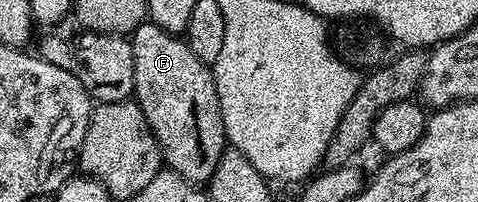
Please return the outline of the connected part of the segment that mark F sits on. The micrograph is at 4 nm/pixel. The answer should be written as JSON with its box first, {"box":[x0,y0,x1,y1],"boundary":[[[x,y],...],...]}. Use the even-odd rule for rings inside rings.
{"box":[129,21,229,184],"boundary":[[[145,21],[138,26],[133,33],[129,35],[129,41],[133,48],[133,72],[135,73],[135,92],[133,95],[134,101],[138,102],[141,112],[145,116],[145,120],[149,120],[149,128],[153,132],[153,136],[159,142],[159,147],[163,153],[164,163],[175,173],[180,174],[183,179],[192,184],[207,184],[210,183],[213,172],[217,168],[217,164],[221,160],[223,151],[228,149],[229,143],[227,140],[227,133],[223,127],[221,120],[221,108],[217,100],[217,88],[215,87],[215,75],[212,67],[208,63],[197,60],[197,56],[193,56],[193,52],[187,46],[186,41],[182,37],[170,34],[162,30],[153,21]]]}

